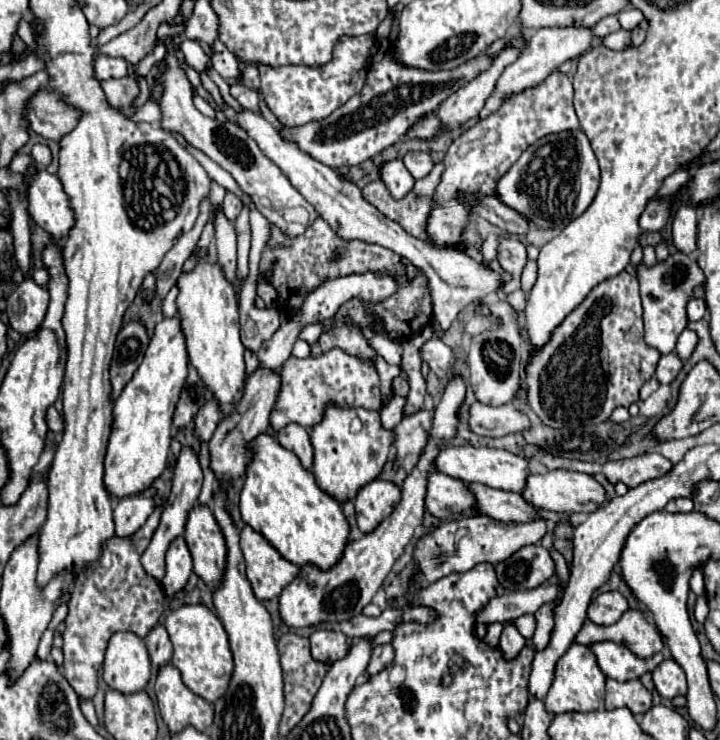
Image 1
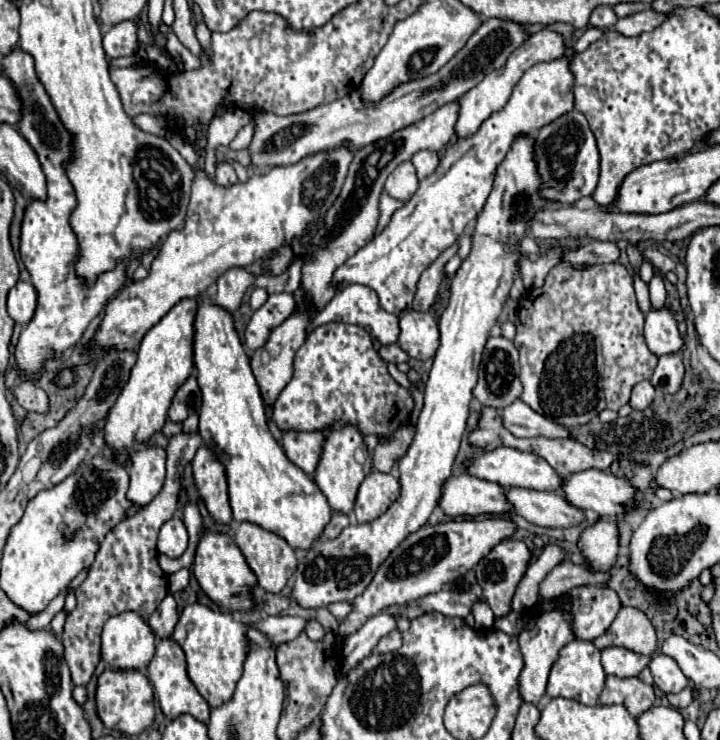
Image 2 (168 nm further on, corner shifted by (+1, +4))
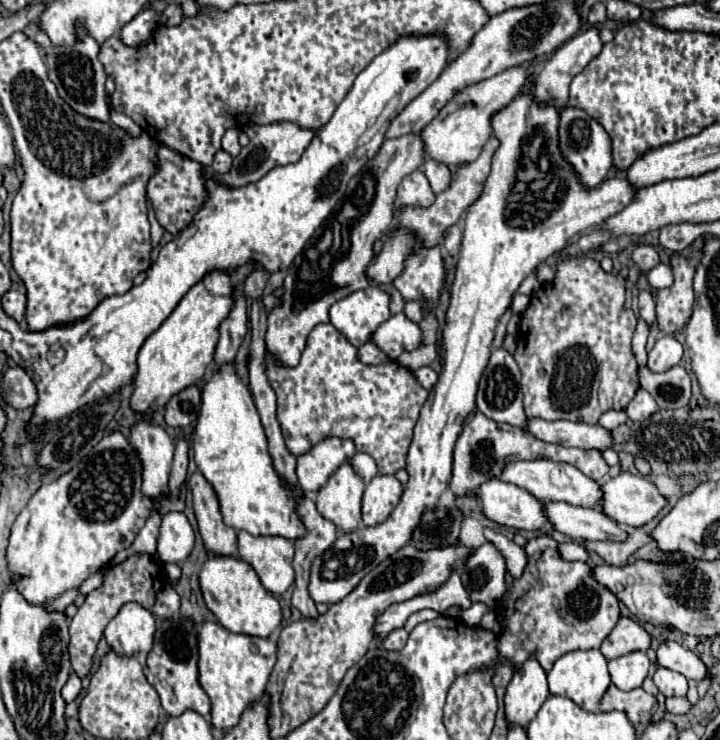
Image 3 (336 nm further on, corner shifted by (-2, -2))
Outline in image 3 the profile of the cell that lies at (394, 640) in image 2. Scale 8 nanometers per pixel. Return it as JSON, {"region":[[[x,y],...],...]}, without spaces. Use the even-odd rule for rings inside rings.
{"region":[[[395,629],[383,641],[383,649],[387,649],[387,651],[399,651],[399,649],[403,649],[405,643],[407,643],[407,631],[405,629]]]}

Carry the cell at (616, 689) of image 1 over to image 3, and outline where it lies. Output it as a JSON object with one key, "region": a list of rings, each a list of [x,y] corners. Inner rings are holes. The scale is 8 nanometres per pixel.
{"region":[[[611,685],[601,699],[601,711],[615,709],[625,711],[631,723],[649,723],[657,709],[657,699],[651,693],[645,693],[641,687],[633,691],[621,691]]]}

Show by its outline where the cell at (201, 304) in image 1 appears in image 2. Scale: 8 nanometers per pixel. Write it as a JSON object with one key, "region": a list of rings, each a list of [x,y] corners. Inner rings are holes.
{"region":[[[200,295],[200,309],[196,313],[196,337],[194,337],[194,365],[198,371],[198,385],[202,393],[200,407],[200,425],[198,433],[206,447],[214,451],[218,461],[224,465],[226,481],[228,481],[228,499],[232,507],[234,521],[250,521],[266,531],[272,531],[286,539],[294,549],[310,549],[310,545],[320,537],[324,525],[332,517],[332,509],[318,489],[318,485],[304,475],[284,453],[280,443],[272,437],[266,425],[264,401],[260,397],[258,383],[250,369],[250,359],[238,339],[234,329],[232,315],[228,311],[216,307],[208,295]]]}

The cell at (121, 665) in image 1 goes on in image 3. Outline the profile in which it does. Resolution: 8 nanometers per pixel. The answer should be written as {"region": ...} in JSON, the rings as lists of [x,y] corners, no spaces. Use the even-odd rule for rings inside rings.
{"region":[[[127,603],[105,627],[109,647],[125,657],[149,653],[155,635],[155,617],[139,603]]]}

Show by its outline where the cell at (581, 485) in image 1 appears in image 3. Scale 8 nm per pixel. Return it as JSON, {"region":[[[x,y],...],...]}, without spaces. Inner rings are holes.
{"region":[[[621,473],[601,483],[601,489],[603,513],[615,523],[627,527],[641,527],[649,523],[667,503],[665,497],[659,495],[657,487],[641,475]]]}

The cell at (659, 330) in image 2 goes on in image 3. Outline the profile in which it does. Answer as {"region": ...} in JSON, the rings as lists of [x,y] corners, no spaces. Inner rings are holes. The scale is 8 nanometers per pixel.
{"region":[[[663,335],[657,339],[655,347],[649,351],[647,367],[655,373],[661,373],[677,365],[681,357],[683,357],[683,345],[673,335]]]}

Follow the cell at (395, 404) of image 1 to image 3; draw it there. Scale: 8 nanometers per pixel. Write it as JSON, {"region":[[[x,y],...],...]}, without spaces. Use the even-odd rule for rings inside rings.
{"region":[[[327,437],[313,445],[307,453],[297,457],[297,479],[299,487],[307,491],[319,491],[335,469],[357,453],[355,443],[349,439]]]}

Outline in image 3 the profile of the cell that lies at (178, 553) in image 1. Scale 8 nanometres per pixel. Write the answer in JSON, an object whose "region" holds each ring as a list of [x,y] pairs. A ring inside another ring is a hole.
{"region":[[[167,513],[163,515],[157,553],[163,563],[181,563],[187,559],[195,543],[193,529],[183,513]]]}

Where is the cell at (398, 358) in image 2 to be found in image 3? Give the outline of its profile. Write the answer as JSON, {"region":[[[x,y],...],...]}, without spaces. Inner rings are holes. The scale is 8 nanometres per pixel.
{"region":[[[365,343],[359,347],[359,359],[363,363],[373,363],[373,365],[383,365],[383,363],[389,363],[391,359],[375,345],[375,343]]]}

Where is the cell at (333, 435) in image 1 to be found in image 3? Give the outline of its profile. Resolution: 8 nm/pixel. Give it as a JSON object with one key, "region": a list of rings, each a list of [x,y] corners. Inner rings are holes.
{"region":[[[347,459],[317,491],[317,511],[325,519],[333,521],[339,531],[353,531],[361,521],[363,489],[363,479],[355,473],[351,459]]]}

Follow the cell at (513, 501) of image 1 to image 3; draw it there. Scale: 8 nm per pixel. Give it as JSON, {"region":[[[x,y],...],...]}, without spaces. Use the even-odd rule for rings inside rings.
{"region":[[[549,501],[543,505],[543,509],[553,529],[575,541],[623,541],[627,537],[627,533],[603,511],[575,507],[559,501]]]}

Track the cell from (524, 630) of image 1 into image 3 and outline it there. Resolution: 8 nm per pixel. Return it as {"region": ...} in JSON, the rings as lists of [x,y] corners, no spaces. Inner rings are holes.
{"region":[[[575,541],[559,543],[559,555],[565,561],[585,561],[587,559],[587,551],[579,543],[575,543]]]}

